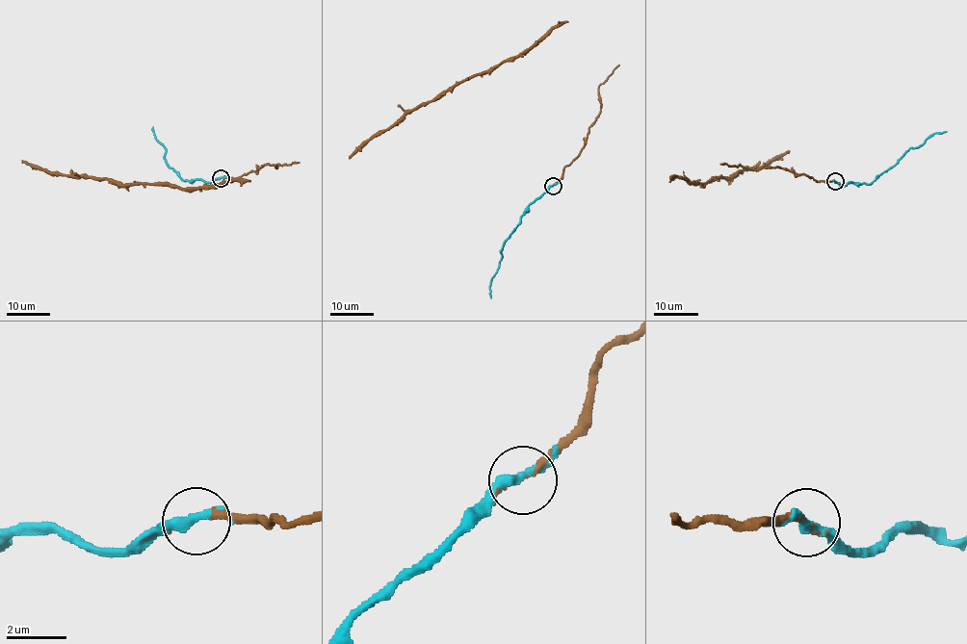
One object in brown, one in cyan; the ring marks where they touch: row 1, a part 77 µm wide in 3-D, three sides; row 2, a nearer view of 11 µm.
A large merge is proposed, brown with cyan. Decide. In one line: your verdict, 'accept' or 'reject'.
accept

